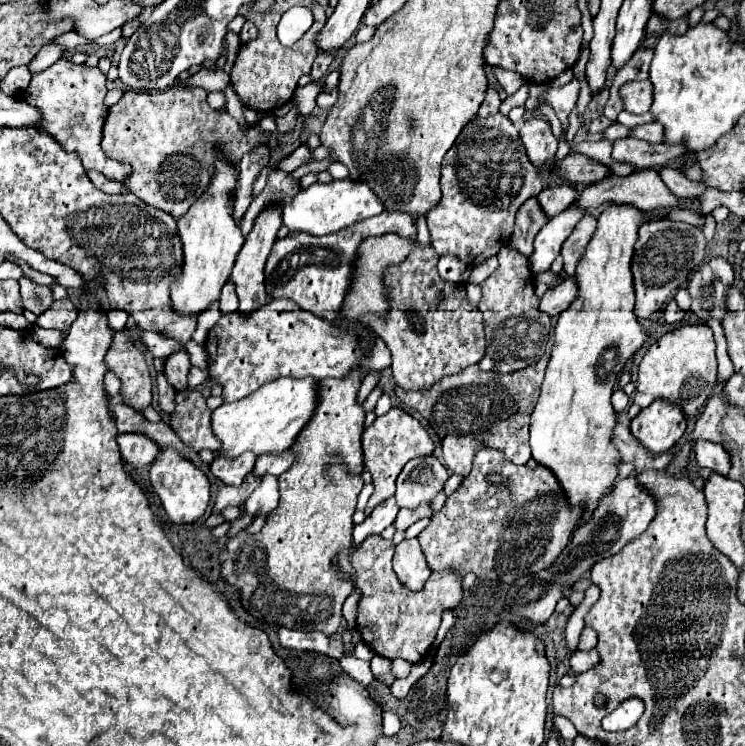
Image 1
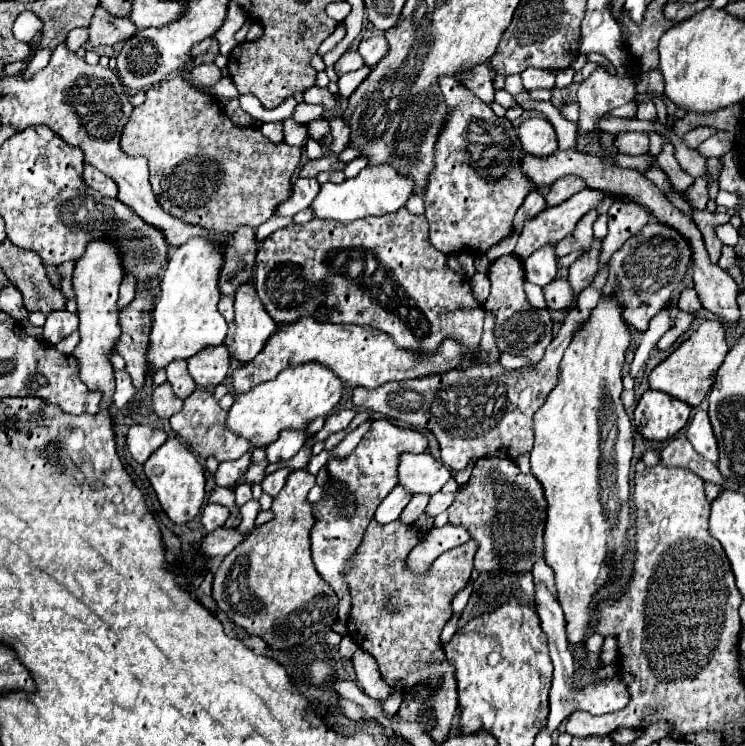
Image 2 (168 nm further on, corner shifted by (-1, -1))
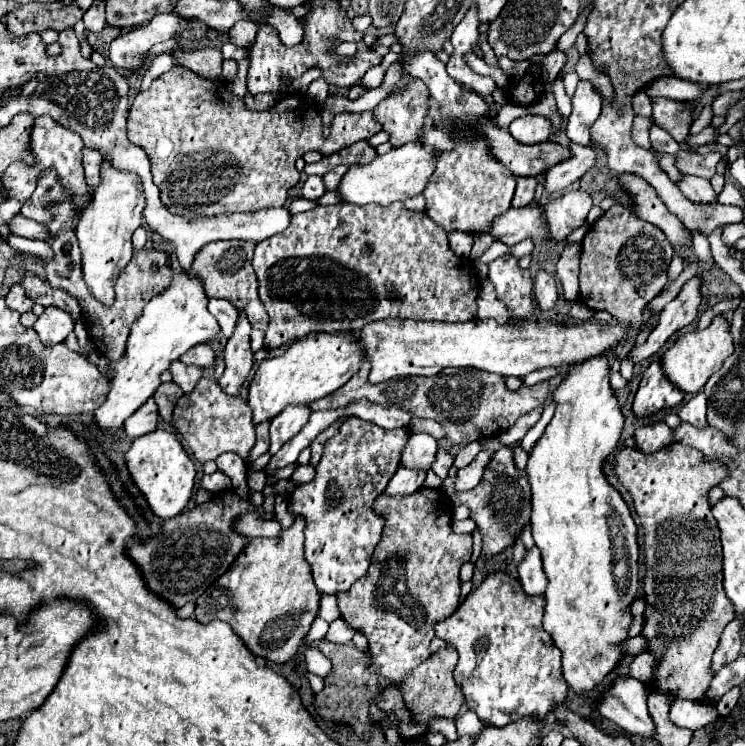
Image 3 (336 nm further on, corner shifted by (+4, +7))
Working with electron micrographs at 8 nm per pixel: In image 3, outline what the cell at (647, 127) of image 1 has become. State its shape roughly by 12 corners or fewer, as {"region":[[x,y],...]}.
{"region":[[683,174],[677,186],[693,202],[715,202],[709,180]]}

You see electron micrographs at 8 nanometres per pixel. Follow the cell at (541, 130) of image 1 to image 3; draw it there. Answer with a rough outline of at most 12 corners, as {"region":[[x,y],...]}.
{"region":[[537,114],[511,122],[509,132],[521,144],[545,142],[551,120]]}

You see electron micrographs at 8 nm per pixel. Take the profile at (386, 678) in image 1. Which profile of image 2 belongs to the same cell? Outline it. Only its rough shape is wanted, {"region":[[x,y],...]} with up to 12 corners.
{"region":[[402,690],[382,702],[386,714],[396,714],[402,702]]}

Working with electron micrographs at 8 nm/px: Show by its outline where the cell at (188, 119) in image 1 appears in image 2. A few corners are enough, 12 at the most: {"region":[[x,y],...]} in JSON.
{"region":[[170,76],[122,134],[172,216],[258,228],[300,148]]}

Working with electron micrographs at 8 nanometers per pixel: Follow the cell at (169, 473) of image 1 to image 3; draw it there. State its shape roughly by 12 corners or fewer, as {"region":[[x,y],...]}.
{"region":[[173,432],[131,444],[125,460],[159,518],[193,496],[195,464]]}

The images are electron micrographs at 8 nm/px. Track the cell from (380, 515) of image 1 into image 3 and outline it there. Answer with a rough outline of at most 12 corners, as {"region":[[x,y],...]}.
{"region":[[399,468],[389,480],[387,496],[407,496],[421,488],[425,472]]}

